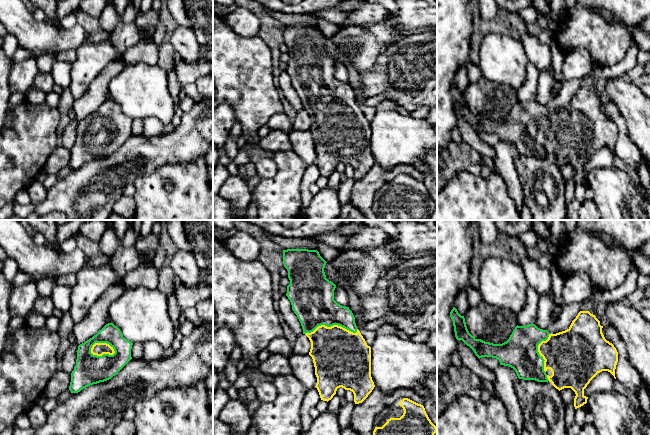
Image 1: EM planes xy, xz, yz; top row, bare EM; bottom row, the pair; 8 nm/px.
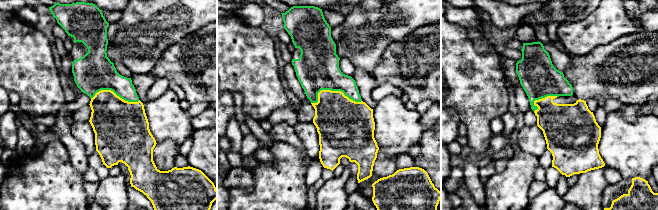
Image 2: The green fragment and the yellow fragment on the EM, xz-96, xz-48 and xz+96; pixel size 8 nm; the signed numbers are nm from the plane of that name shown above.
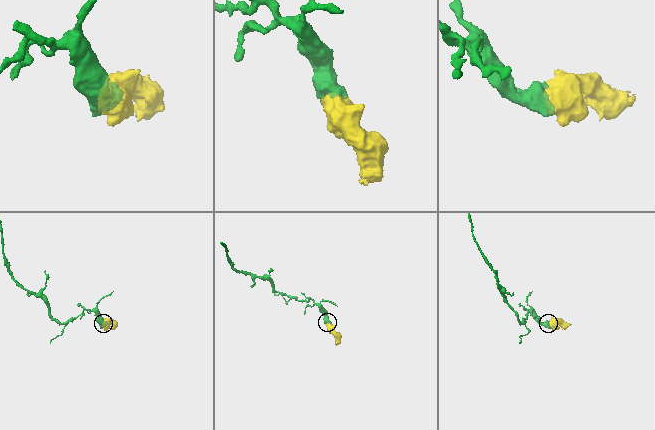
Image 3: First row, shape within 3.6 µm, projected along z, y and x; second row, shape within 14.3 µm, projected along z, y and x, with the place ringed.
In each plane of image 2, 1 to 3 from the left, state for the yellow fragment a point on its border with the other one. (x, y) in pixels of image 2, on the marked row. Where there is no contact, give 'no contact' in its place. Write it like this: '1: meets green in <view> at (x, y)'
1: meets green in xz-96 at (115, 93)
2: meets green in xz-48 at (332, 90)
3: meets green in xz+96 at (540, 98)

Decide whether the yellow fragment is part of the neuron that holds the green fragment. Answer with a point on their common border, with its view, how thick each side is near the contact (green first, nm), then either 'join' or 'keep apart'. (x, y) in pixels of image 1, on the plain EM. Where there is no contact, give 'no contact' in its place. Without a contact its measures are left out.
xy (102, 131) | 240/100 nm | join

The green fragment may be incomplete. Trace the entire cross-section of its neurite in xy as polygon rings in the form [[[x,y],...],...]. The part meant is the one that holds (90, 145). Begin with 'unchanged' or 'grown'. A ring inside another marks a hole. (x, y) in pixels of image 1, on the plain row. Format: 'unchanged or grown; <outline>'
grown; [[[113,99],[106,100],[96,111],[80,120],[71,149],[71,169],[115,152],[132,135],[132,121]]]

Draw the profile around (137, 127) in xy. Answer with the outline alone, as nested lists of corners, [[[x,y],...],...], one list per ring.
[[[133,119],[131,125],[132,135],[141,135],[144,131],[144,119]]]

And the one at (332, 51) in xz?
[[[330,38],[326,39],[324,48],[325,48],[326,54],[329,57],[333,58],[336,62],[341,62],[342,64],[346,66],[348,70],[348,74],[349,74],[348,83],[352,87],[355,93],[355,99],[356,99],[357,105],[360,107],[367,121],[371,123],[372,120],[374,119],[374,116],[377,110],[365,104],[366,98],[362,96],[363,89],[360,82],[360,73],[347,61],[347,59],[344,56],[340,54],[338,48],[330,40]]]

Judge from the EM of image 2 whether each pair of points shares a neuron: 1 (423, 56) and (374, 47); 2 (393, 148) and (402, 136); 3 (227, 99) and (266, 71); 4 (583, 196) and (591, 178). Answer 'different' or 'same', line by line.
1: different
2: same
3: different
4: same

